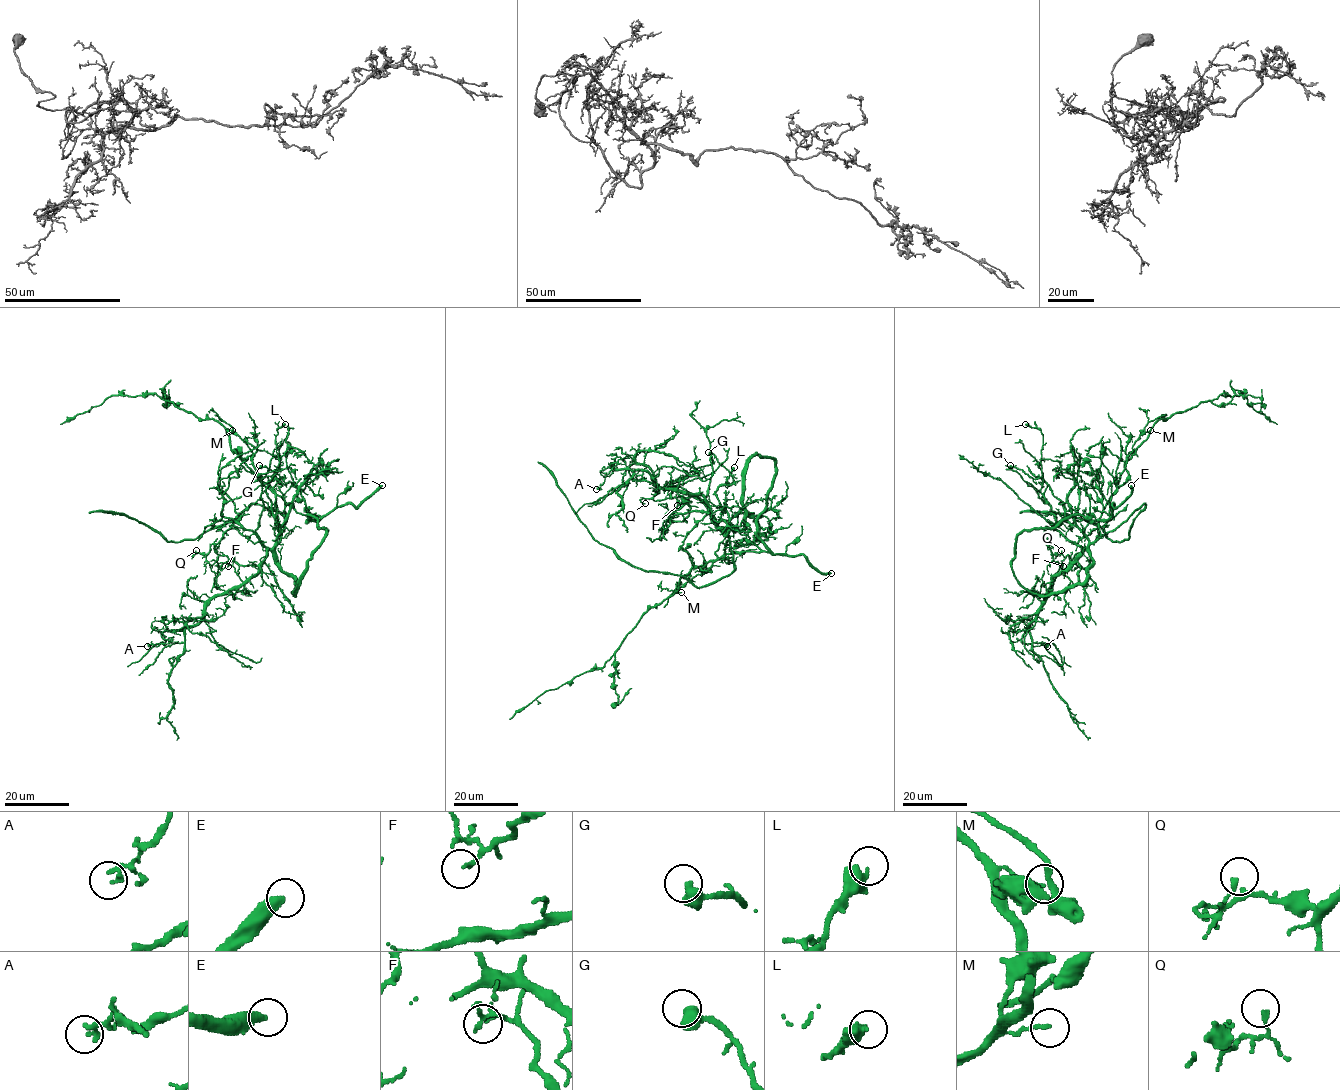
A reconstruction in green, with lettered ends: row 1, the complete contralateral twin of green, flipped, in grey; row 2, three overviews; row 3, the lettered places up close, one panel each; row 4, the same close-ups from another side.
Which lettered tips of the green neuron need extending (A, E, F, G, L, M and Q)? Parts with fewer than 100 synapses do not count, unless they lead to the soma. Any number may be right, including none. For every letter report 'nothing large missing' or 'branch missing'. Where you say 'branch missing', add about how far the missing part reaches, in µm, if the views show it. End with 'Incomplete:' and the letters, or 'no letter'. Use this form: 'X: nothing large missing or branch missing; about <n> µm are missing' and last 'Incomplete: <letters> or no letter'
A: nothing large missing
E: branch missing; about 200 µm are missing
F: nothing large missing
G: nothing large missing
L: nothing large missing
M: nothing large missing
Q: nothing large missing
Incomplete: E

